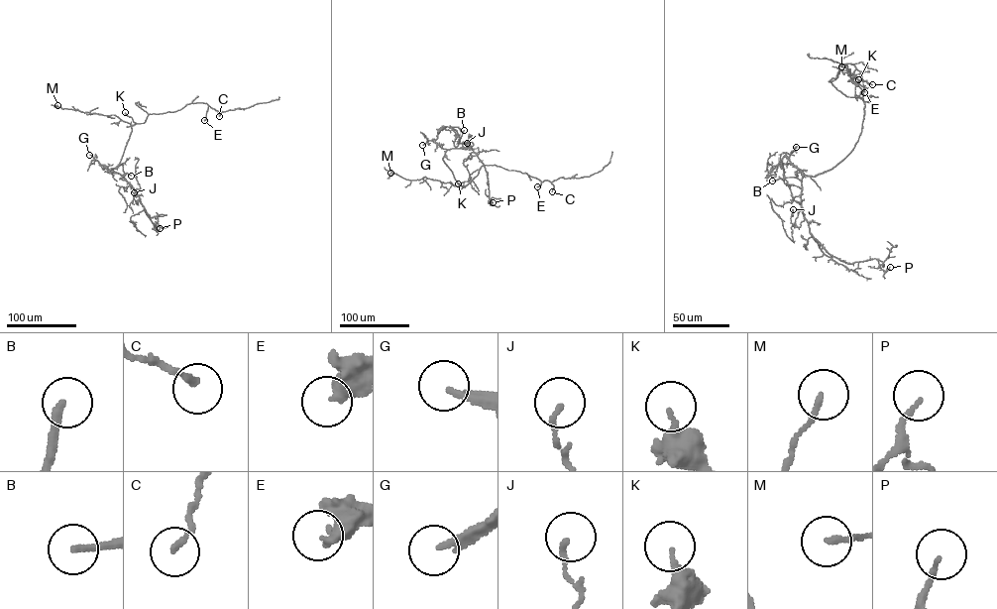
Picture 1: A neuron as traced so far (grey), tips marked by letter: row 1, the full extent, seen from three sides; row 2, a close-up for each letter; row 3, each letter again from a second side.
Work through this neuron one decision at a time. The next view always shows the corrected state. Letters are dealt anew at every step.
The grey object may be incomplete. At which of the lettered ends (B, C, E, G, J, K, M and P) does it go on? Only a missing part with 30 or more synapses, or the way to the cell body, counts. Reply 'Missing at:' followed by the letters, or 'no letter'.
Missing at: B, G

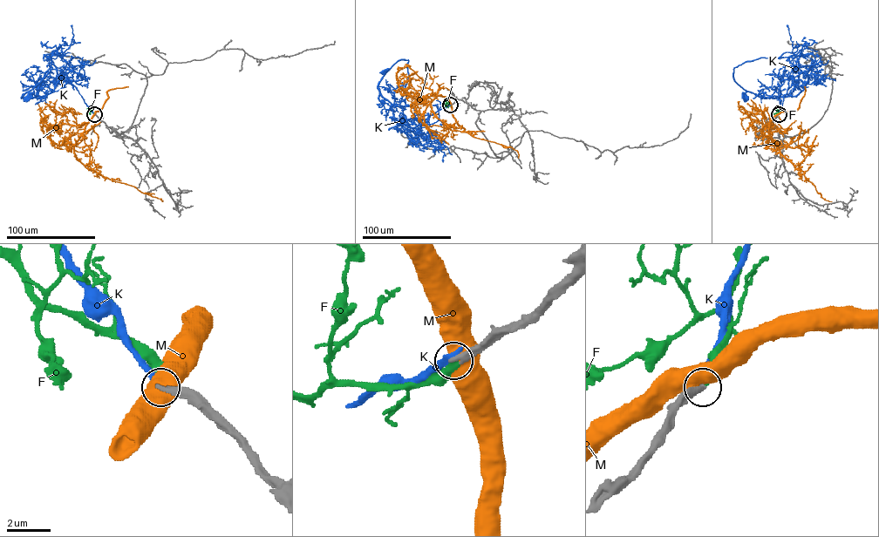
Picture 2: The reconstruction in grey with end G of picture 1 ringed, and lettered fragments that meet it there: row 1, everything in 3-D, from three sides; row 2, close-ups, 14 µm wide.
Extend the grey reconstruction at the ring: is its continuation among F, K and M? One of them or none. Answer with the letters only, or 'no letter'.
no letter

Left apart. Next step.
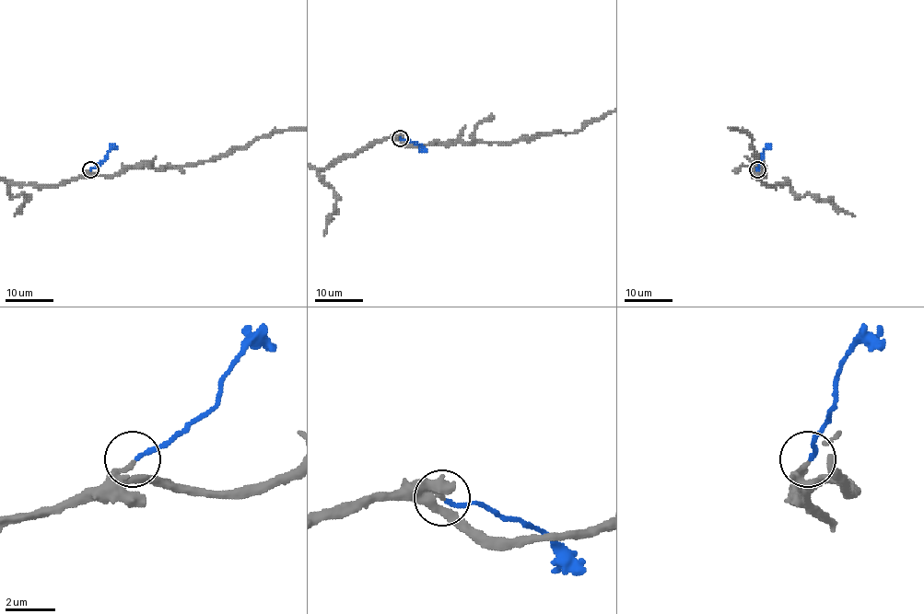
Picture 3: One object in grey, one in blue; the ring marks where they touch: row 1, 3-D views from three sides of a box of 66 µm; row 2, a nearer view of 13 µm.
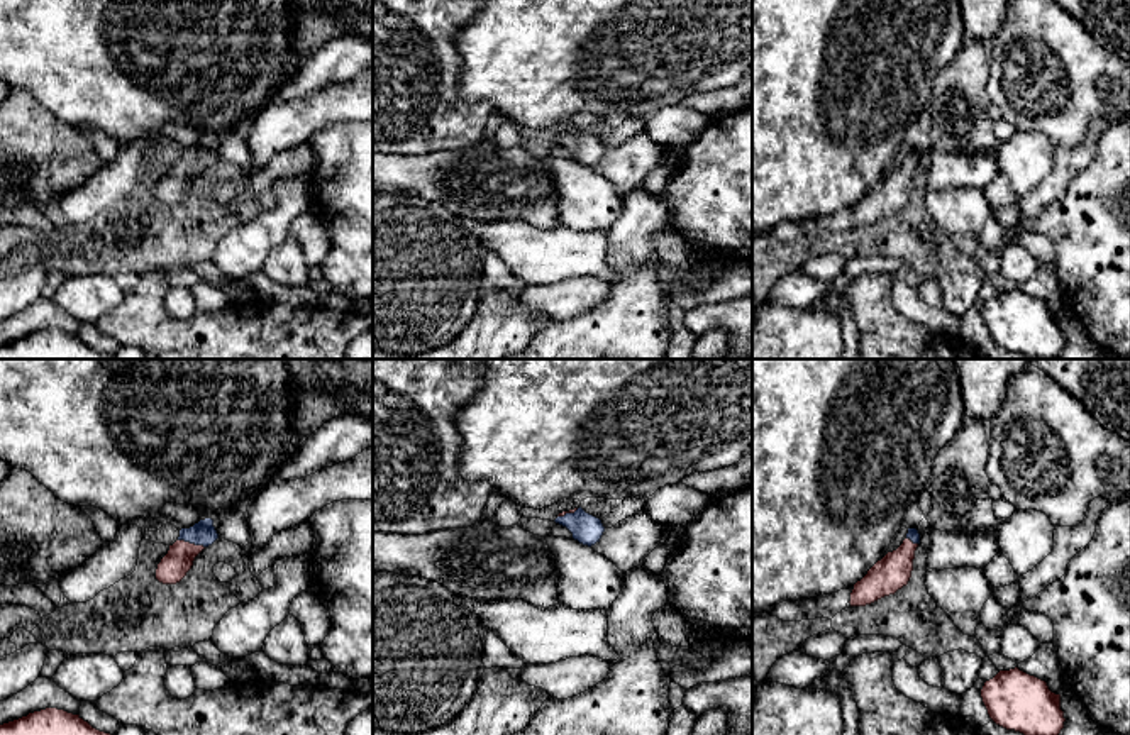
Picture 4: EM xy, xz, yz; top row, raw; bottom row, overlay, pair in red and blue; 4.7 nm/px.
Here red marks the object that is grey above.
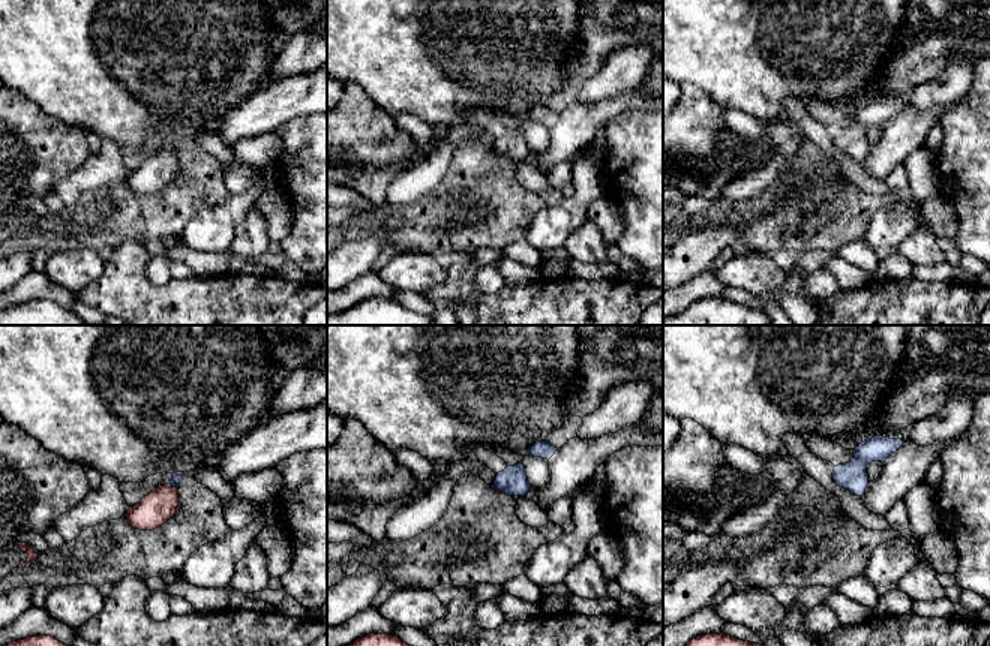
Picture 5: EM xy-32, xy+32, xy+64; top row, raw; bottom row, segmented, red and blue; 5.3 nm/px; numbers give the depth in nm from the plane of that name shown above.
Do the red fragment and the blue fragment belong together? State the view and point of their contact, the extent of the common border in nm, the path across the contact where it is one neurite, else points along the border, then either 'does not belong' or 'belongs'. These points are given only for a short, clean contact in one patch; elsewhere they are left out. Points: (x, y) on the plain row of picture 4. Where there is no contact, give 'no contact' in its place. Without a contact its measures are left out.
meets red in xy at (192, 165); contact 130 nm long; runs through xy (178, 182), (192, 165), (204, 153); belongs

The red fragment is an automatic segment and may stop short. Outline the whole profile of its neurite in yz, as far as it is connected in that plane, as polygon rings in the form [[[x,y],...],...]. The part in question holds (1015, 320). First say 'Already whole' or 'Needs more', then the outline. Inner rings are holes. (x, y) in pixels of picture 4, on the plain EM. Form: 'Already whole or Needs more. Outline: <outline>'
Already whole. Outline: [[[1018,288],[1000,291],[981,310],[989,339],[1025,357],[1059,357],[1064,349],[1061,315],[1049,310],[1047,303]]]

